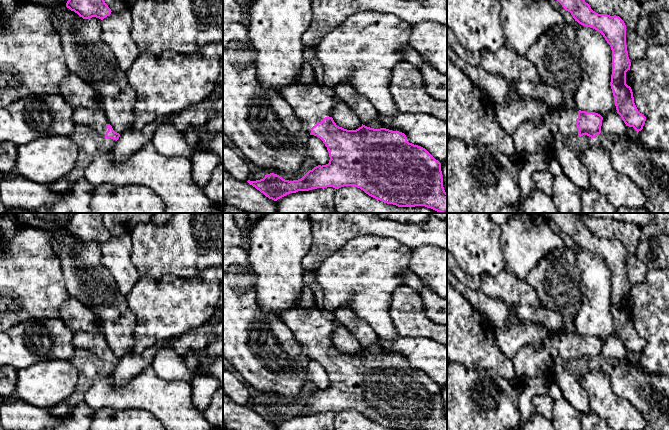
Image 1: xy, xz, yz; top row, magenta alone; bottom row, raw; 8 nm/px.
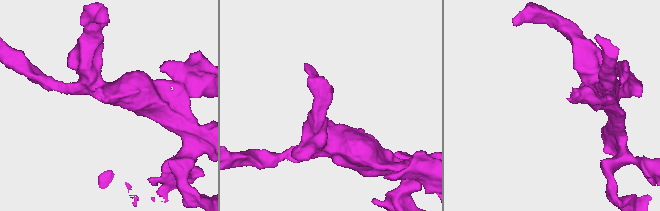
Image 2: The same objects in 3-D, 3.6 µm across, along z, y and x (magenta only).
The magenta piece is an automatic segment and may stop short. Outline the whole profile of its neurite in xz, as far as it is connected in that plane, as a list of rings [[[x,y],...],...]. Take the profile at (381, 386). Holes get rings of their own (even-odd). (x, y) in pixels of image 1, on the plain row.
[[[315,306],[281,312],[281,320],[294,333],[305,359],[320,362],[329,377],[329,387],[309,394],[301,403],[285,404],[270,397],[263,403],[247,406],[269,423],[278,423],[290,417],[317,412],[355,410],[369,420],[396,430],[447,430],[443,411],[441,387],[425,372],[407,365],[404,357],[386,352],[374,353],[362,348],[356,354],[336,349],[332,342],[333,326]]]

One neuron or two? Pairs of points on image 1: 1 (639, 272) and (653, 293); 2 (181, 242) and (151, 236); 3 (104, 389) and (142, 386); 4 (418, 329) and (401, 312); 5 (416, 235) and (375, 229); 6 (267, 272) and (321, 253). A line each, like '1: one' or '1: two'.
1: two
2: one
3: one
4: one
5: one
6: two

